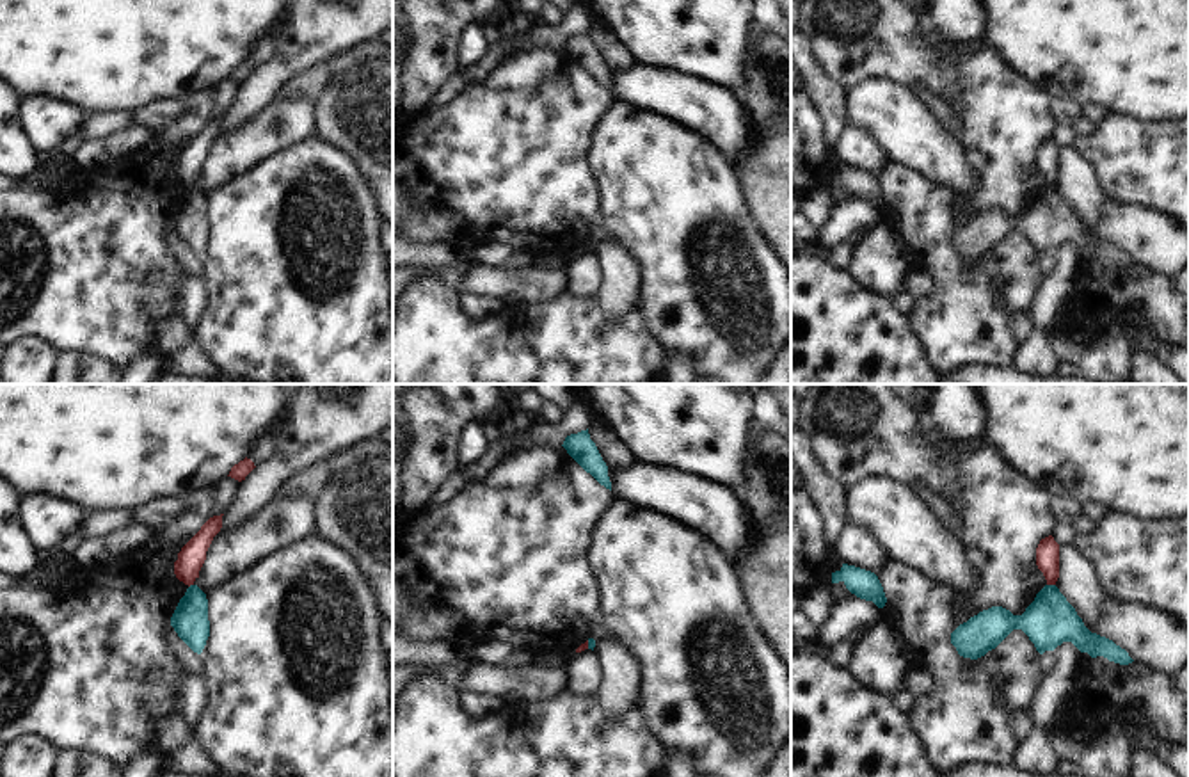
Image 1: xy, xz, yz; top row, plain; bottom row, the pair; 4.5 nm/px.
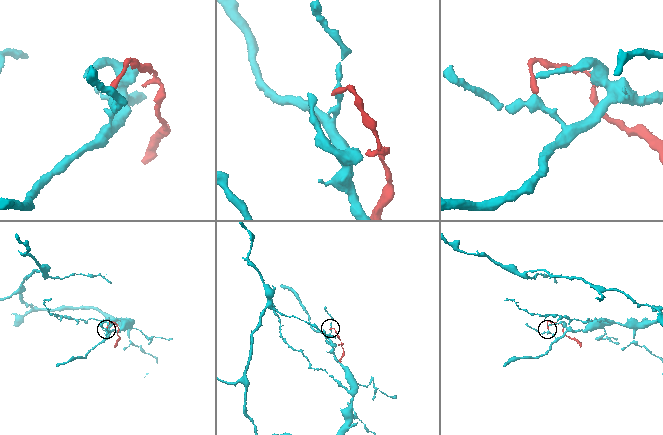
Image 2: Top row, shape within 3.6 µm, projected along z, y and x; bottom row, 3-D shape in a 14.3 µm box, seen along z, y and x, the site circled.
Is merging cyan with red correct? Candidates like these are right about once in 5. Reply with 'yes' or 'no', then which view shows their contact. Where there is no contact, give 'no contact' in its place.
no | yz

